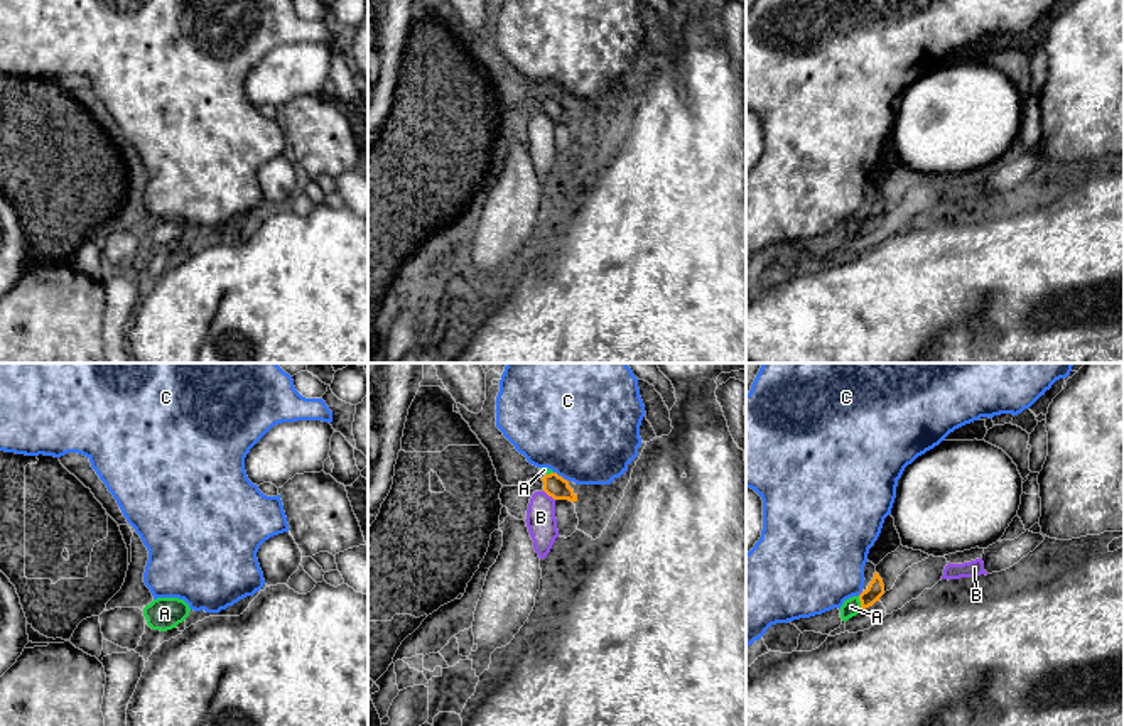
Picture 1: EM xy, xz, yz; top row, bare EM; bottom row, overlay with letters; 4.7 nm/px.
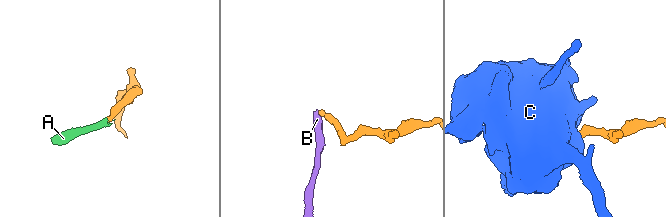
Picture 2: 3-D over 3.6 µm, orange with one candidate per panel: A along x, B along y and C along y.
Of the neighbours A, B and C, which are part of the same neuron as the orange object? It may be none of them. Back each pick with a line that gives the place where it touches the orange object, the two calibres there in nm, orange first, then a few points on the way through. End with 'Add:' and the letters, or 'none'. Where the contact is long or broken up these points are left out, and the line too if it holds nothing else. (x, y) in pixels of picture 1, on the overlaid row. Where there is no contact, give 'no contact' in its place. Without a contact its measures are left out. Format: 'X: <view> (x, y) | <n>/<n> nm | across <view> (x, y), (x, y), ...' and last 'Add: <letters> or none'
Add: none

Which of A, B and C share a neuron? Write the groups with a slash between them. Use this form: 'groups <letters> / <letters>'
groups A B / C

